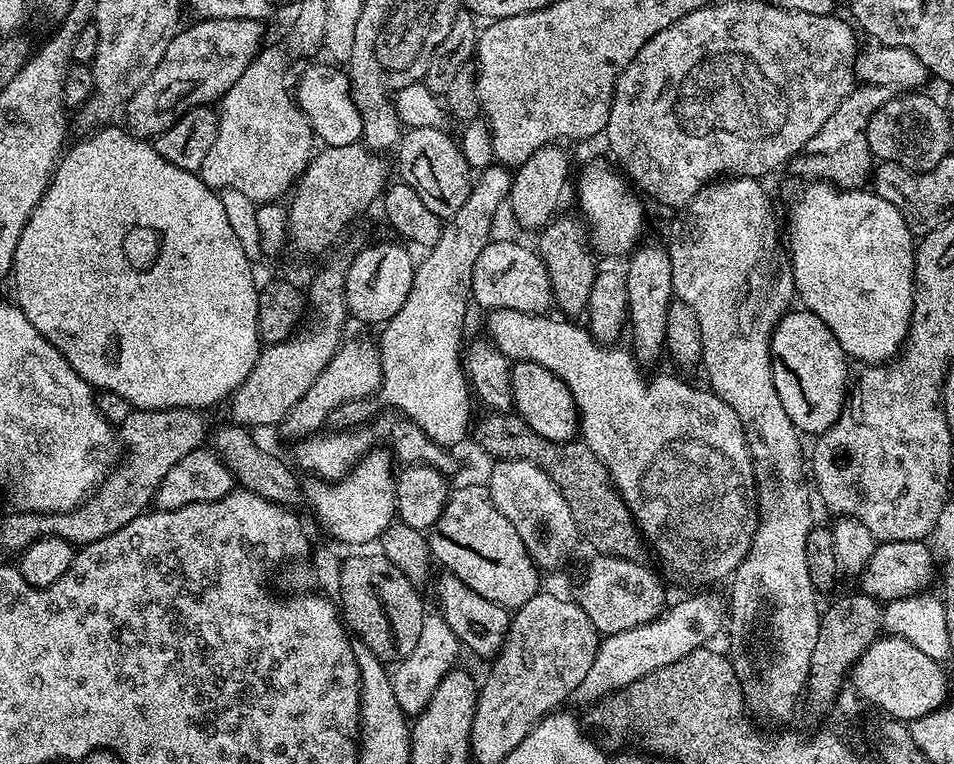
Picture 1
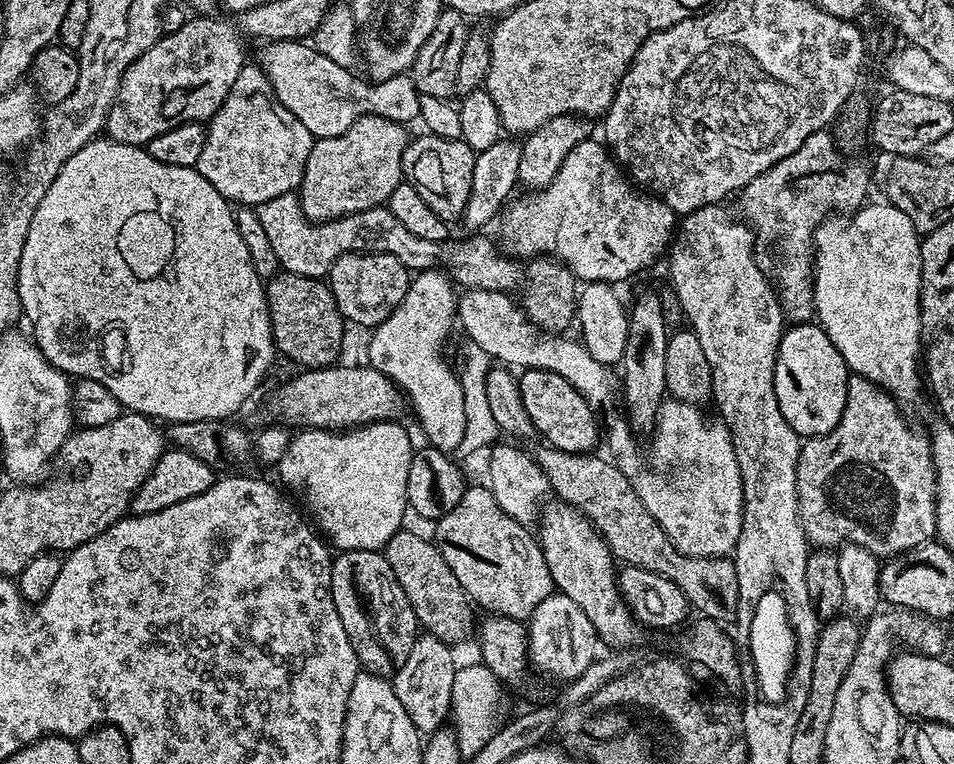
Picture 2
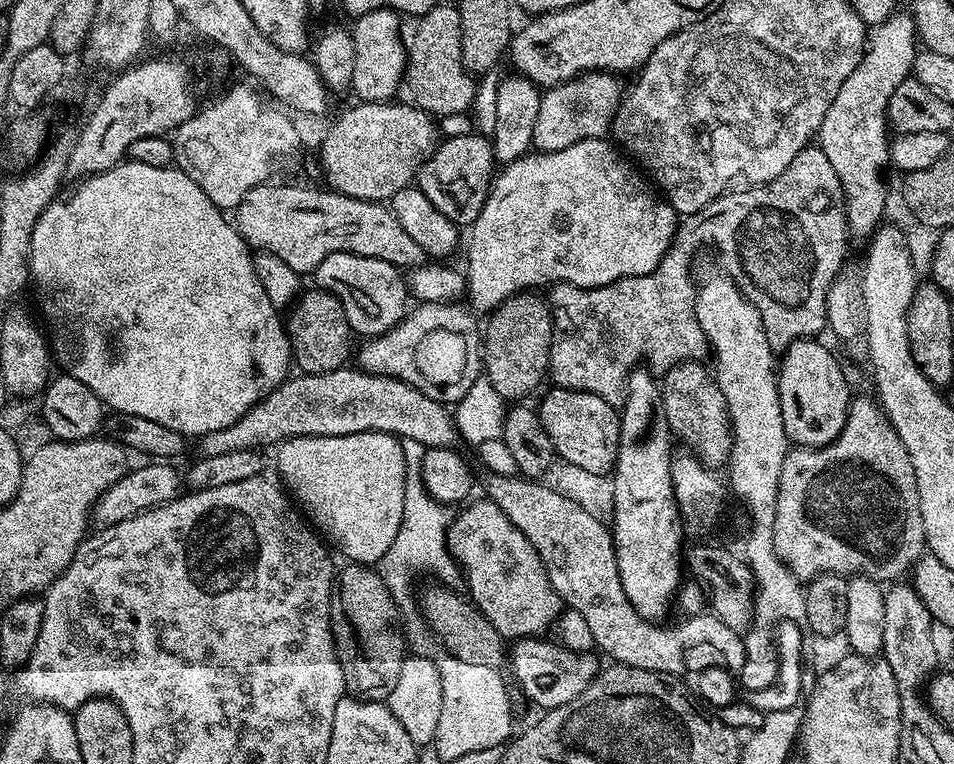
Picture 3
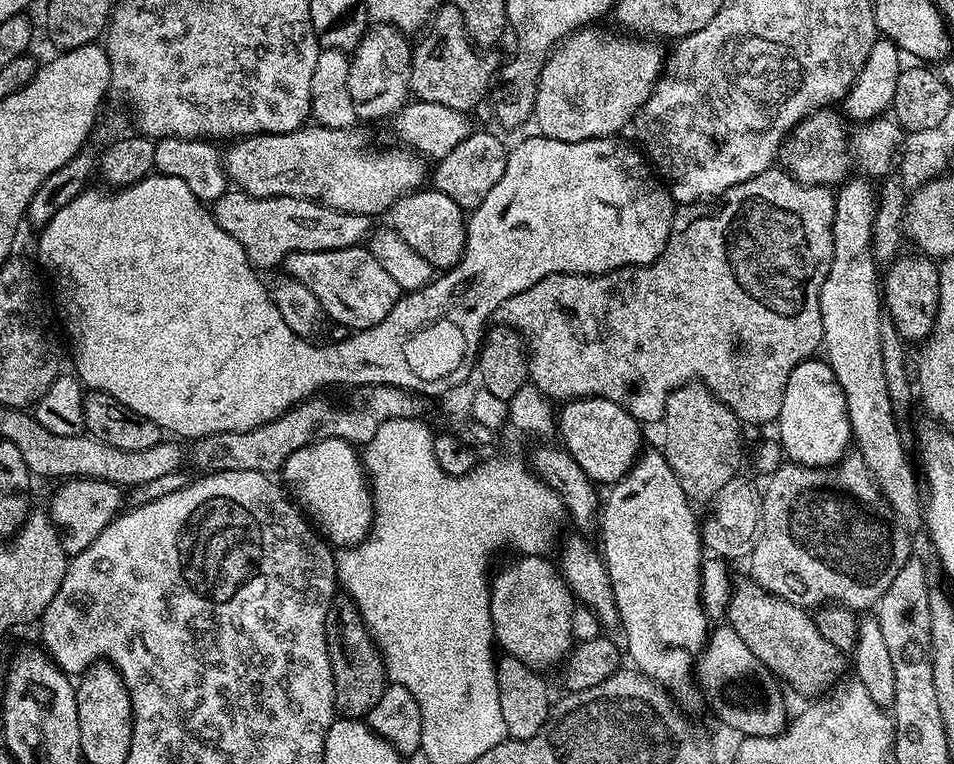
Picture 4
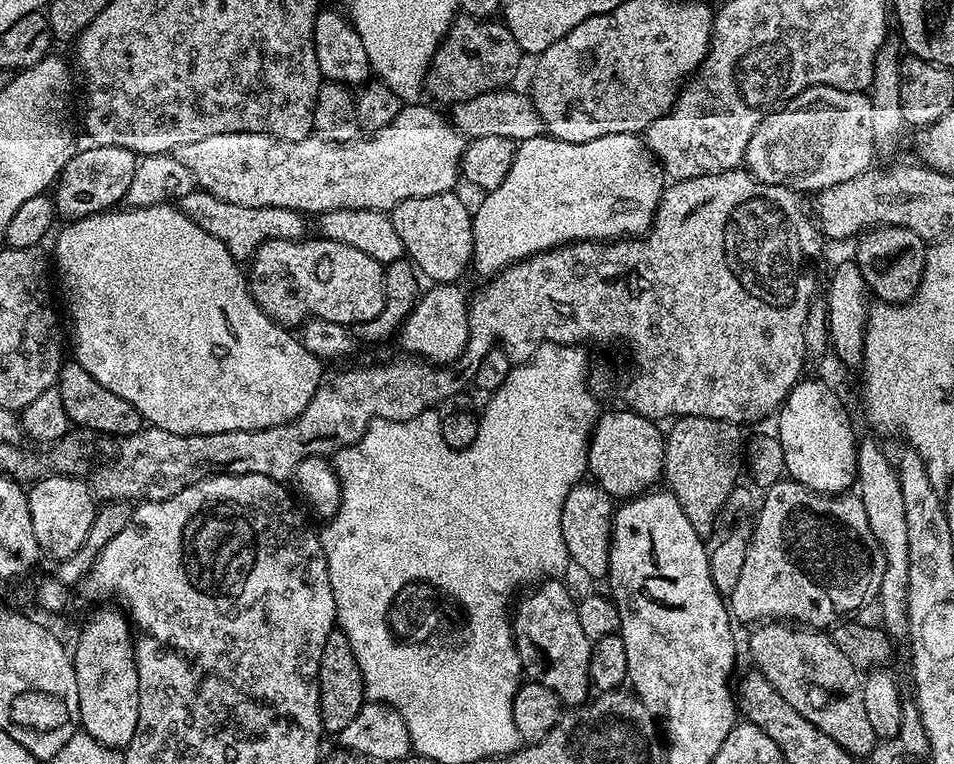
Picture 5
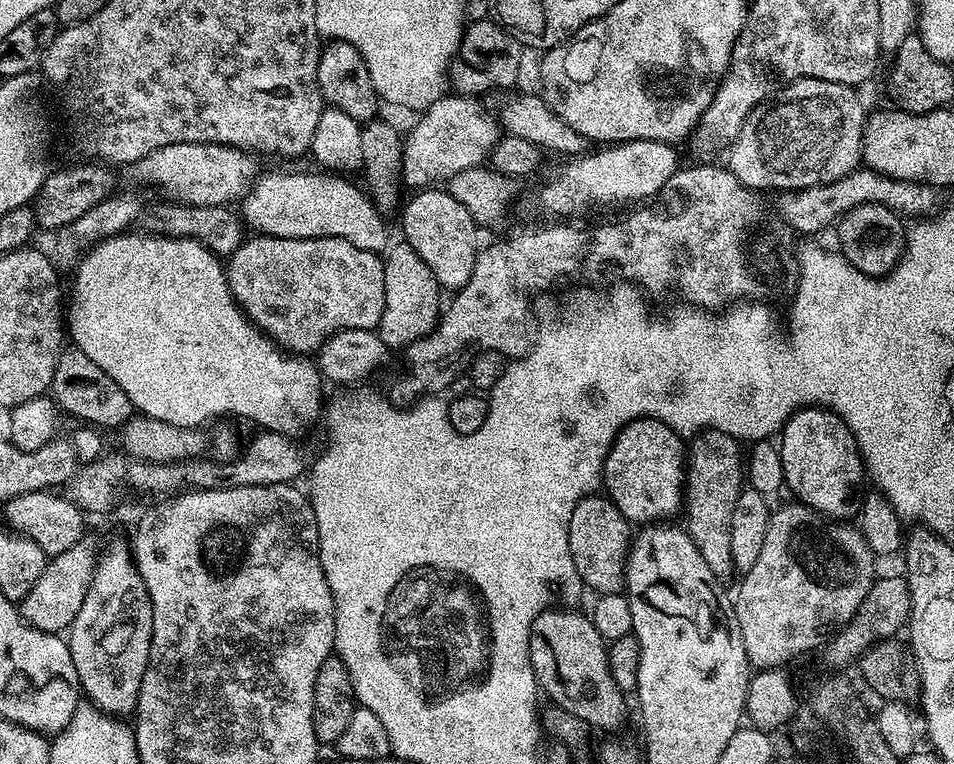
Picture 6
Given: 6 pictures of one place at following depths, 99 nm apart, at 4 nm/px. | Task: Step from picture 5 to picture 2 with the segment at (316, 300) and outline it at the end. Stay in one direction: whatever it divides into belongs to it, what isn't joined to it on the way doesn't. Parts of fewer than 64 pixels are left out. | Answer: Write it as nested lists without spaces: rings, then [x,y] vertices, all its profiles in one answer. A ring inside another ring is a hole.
[[[351,252],[339,256],[328,271],[326,283],[333,292],[345,321],[361,324],[371,330],[377,324],[386,322],[390,314],[402,302],[408,289],[410,273],[396,256],[377,252]]]

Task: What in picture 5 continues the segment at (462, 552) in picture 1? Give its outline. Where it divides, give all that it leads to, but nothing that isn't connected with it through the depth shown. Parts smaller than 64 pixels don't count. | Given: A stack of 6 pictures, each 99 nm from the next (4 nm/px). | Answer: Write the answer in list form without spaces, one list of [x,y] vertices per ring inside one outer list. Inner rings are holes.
[[[548,578],[539,585],[533,596],[521,602],[520,608],[514,612],[514,635],[516,649],[520,655],[520,667],[529,681],[546,686],[546,690],[554,690],[561,705],[580,706],[589,699],[592,682],[592,646],[594,641],[582,630],[582,622],[578,622],[577,601],[572,600],[565,581],[560,578]]]

